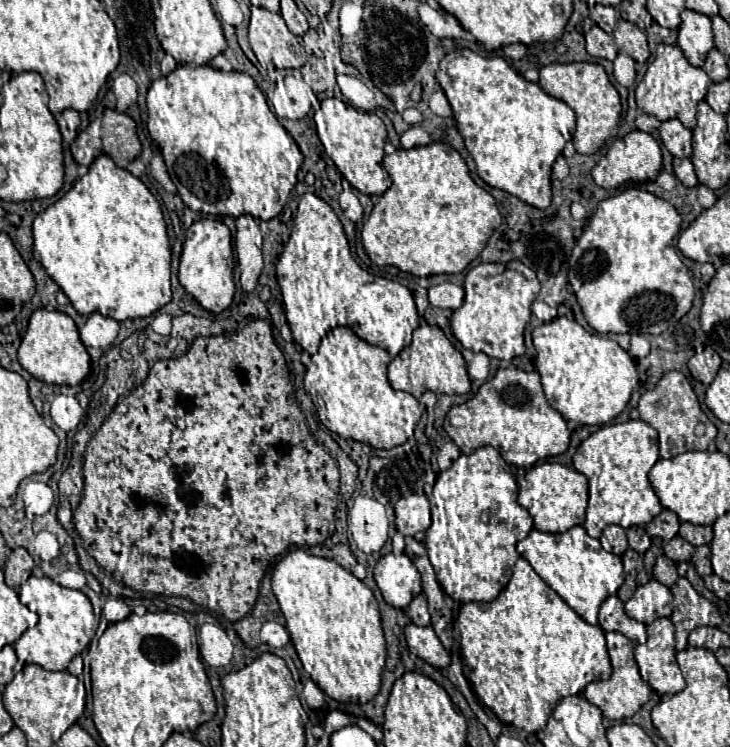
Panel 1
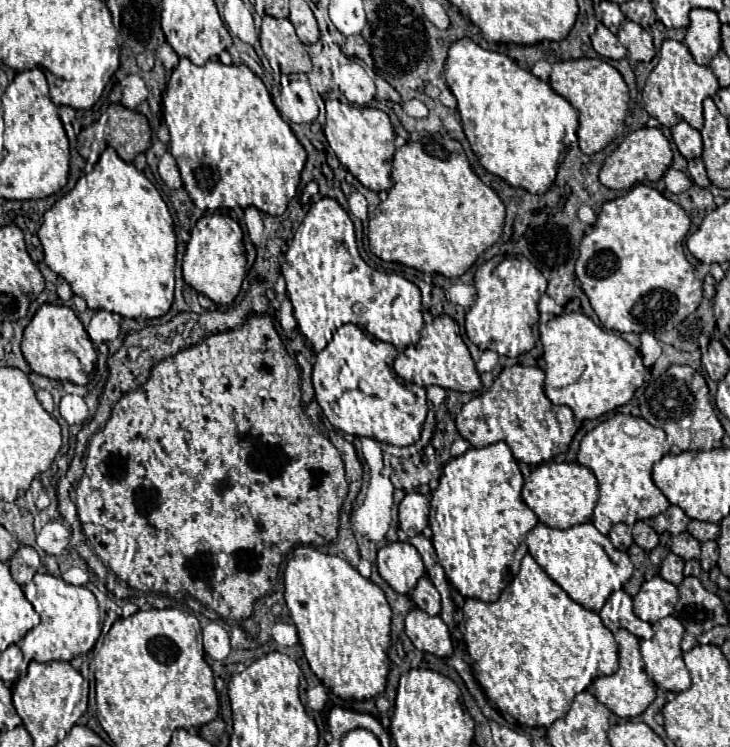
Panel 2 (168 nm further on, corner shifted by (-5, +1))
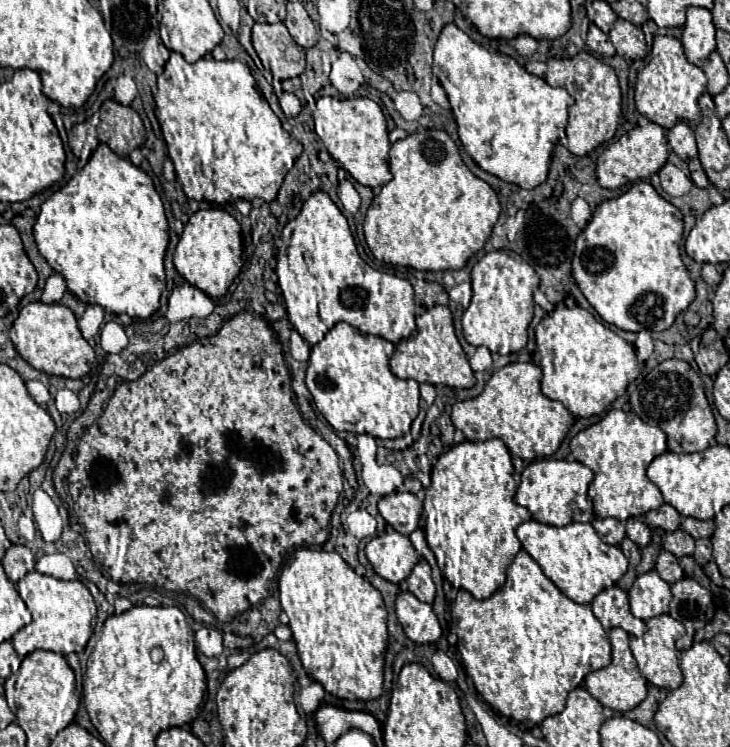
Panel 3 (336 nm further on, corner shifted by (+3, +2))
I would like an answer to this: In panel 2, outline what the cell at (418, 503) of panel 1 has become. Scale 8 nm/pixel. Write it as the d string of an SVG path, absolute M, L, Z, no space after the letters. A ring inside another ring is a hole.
M408 493L398 509L400 509L400 529L408 537L414 537L426 529L430 515L430 501L424 495Z

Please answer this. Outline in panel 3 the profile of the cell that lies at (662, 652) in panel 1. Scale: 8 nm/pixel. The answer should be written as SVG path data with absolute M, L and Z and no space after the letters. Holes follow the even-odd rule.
M660 614L660 616L654 616L654 618L646 620L646 626L648 626L648 632L644 636L640 636L640 638L632 636L630 638L630 648L632 648L632 654L638 662L638 668L650 684L654 684L658 688L674 690L682 684L682 670L678 666L676 640L686 632L686 628L684 628L682 622L674 620L668 614Z

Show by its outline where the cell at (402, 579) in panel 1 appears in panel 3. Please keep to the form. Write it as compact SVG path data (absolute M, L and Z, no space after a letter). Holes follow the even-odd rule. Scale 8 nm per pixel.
M394 530L384 532L382 536L372 538L372 540L366 544L366 556L368 556L374 572L376 572L378 576L382 576L384 580L394 582L394 584L398 584L400 580L406 580L406 578L410 576L410 570L412 570L412 568L416 566L416 562L418 562L418 554L416 554L410 538L404 536L404 534L400 534L400 532L394 532Z

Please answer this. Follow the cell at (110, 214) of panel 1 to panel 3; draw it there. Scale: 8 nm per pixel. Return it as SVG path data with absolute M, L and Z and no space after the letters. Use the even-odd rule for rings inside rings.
M100 144L88 164L42 204L34 224L34 238L46 262L66 278L68 290L84 304L98 304L106 312L128 314L130 318L142 320L160 308L160 296L166 288L164 254L168 248L168 222L162 198L144 170L134 166L128 158L114 154L106 144Z

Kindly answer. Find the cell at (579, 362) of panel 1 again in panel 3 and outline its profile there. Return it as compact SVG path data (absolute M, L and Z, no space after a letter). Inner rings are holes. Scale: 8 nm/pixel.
M580 306L556 308L548 314L536 326L536 344L542 356L542 392L562 402L574 416L602 414L640 374L634 346Z

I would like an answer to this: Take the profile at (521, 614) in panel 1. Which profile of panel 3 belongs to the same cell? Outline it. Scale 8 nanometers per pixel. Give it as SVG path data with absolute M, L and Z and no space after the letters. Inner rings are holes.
M520 550L516 554L516 558L512 560L510 568L508 568L508 578L506 578L506 584L496 590L490 598L486 600L476 600L470 592L466 590L460 590L454 604L452 604L452 616L458 618L458 652L462 656L462 664L464 664L464 670L466 674L472 678L478 694L482 696L482 700L486 700L494 712L502 714L502 716L508 716L516 722L542 722L544 718L552 716L552 714L558 714L564 710L564 704L566 704L566 696L570 690L574 690L576 686L582 684L584 676L594 672L594 670L600 670L600 668L606 668L610 664L610 640L608 640L608 632L602 628L602 624L598 622L598 618L592 614L592 608L590 604L578 604L578 602L572 602L568 596L564 596L550 578L544 576L542 568L532 560L532 556L526 552L526 550Z

